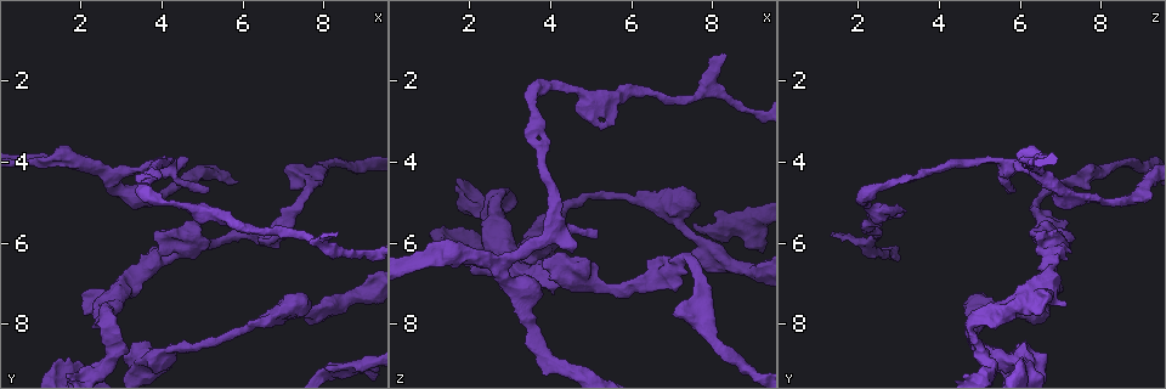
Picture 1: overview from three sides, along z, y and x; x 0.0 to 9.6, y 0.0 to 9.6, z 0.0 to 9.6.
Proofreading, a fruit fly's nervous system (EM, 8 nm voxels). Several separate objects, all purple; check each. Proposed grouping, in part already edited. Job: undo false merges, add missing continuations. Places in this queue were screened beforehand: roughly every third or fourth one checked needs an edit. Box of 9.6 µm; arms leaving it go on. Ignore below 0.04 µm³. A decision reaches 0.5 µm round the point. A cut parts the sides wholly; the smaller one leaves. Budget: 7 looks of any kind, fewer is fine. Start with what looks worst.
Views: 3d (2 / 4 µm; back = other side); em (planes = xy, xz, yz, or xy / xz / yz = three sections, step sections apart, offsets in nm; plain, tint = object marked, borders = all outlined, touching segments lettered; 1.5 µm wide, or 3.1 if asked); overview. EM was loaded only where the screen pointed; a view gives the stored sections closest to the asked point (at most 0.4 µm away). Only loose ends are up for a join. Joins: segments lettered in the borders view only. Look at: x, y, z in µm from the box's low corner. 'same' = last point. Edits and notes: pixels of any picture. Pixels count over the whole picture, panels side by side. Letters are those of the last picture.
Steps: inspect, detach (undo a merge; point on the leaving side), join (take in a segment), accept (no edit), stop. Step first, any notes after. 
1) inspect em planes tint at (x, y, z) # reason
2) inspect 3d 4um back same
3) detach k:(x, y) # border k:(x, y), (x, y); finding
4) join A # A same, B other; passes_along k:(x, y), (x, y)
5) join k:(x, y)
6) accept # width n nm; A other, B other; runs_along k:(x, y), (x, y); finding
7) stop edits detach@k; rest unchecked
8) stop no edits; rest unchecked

inspect em planes borders at (1.90, 9.00, 6.30) # an open end

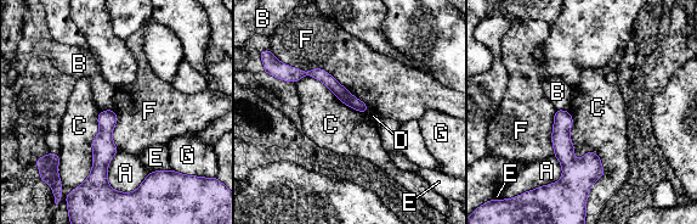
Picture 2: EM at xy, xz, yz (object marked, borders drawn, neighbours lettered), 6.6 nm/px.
accept # longest_contact F 650 nm; A other, B other, C other, D other, E other, F other, G other; none of them fits

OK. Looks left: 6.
inspect 3d 4um at (3.60, 4.85, 2.25) # abrupt turn

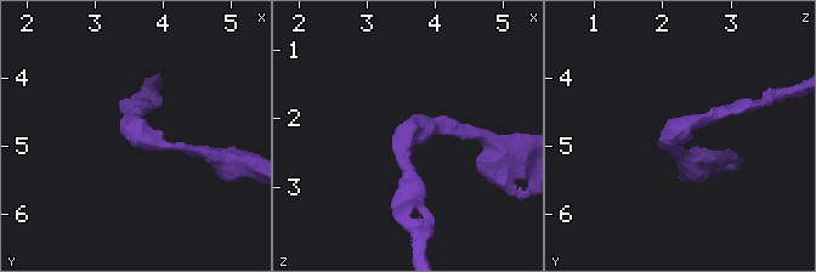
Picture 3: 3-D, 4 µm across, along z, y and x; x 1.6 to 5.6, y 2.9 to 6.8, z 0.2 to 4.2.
inspect em yz step 8 tint at (3.60, 4.80, 2.20) # shape alone is not enough

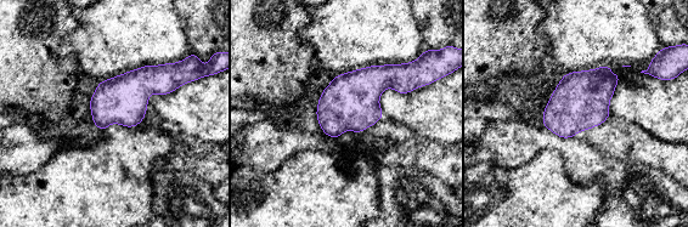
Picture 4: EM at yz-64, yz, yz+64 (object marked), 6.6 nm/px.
inspect em planes borders same

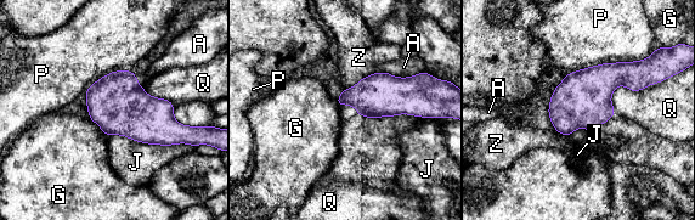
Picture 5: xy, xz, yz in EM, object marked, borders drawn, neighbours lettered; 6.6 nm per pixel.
accept # width 360 nm; A other, G other, J other, P other, Q other, Z other; border 5:(660, 82), (619, 85), (614, 112); continuous, no second neuron

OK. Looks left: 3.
inspect em planes borders at (2.70, 7.45, 7.10) # free end

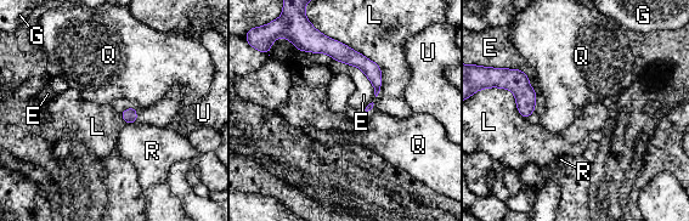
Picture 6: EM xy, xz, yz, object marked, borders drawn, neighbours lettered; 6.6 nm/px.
accept # E other, G other, L other, Q other, R other, U other; no lettered segment goes on from it

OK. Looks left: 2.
stop no edits; rest unchecked

